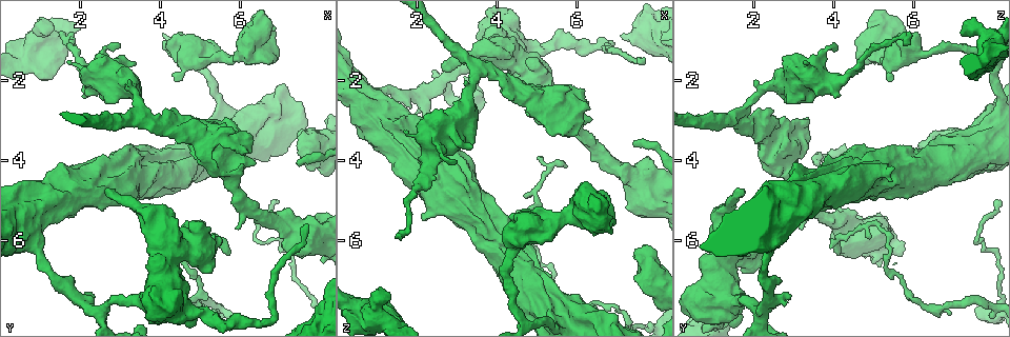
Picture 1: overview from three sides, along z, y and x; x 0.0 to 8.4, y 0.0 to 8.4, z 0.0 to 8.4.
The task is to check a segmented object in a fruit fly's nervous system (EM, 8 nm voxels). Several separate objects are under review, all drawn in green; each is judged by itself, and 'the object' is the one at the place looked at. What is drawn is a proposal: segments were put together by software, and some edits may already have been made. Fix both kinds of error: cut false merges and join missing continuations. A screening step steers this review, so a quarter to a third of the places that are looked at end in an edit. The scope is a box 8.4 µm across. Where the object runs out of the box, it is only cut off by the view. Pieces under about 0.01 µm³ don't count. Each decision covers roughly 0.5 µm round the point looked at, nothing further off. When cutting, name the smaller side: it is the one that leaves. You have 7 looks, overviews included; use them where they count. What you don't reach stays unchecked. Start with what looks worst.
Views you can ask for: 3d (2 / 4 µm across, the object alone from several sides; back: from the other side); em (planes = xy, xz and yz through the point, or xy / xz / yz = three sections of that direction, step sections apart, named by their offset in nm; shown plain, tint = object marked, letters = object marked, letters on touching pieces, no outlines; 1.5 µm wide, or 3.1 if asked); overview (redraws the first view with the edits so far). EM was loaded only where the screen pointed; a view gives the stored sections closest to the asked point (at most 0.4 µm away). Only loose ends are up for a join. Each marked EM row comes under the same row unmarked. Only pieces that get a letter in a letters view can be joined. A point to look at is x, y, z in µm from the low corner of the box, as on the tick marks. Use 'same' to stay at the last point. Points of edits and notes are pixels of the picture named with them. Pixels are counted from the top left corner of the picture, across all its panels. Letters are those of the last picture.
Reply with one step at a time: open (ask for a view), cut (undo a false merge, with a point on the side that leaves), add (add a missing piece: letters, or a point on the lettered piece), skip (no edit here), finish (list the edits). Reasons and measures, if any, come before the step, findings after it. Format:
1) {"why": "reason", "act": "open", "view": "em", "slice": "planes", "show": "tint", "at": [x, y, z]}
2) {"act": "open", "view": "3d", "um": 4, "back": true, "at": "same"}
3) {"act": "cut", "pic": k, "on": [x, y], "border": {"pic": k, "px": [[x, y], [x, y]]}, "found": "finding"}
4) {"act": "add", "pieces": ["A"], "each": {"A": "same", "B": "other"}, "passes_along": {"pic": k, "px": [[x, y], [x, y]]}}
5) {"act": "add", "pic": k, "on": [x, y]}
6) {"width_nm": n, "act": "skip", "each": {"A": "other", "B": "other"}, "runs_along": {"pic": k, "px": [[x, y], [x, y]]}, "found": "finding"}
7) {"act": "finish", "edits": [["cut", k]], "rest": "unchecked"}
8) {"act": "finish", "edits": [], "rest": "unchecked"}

{"why": "stops while still wide", "act": "open", "view": "3d", "um": 4, "at": [3.35, 1.50, 3.70]}

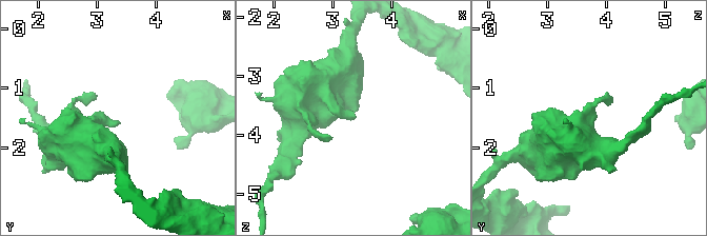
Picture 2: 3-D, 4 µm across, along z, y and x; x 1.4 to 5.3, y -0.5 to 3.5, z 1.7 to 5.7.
{"act": "open", "view": "em", "slice": "planes", "show": "tint", "at": [3.40, 1.55, 3.70]}

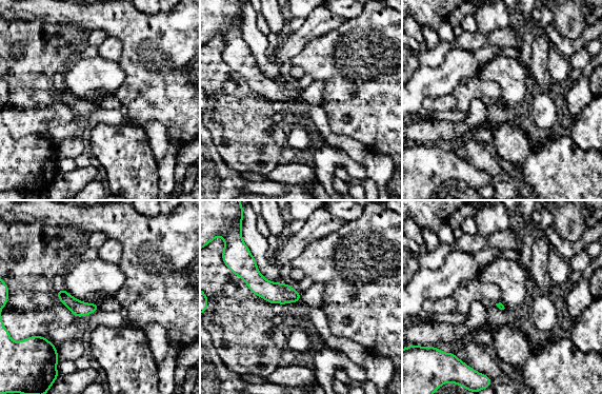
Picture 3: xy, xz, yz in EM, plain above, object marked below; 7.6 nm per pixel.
{"why": "see the neighbours", "act": "open", "view": "em", "slice": "planes", "show": "letters", "at": "same"}

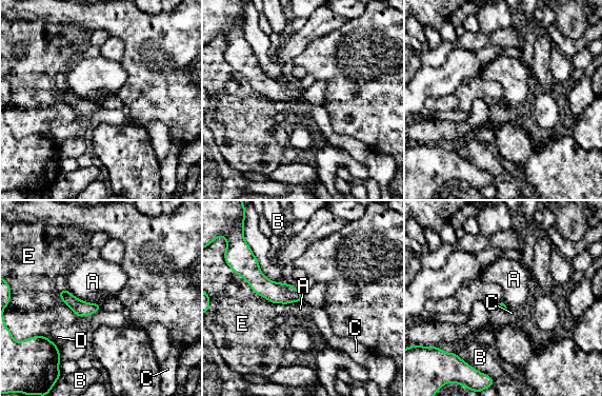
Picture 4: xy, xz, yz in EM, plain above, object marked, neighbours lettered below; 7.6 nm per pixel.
{"act": "skip", "each": {"A": "other", "B": "other", "C": "other", "D": "other", "E": "other"}, "border": {"pic": 4, "px": [[65, 289], [81, 300], [100, 304]]}, "found": "none of them fits"}

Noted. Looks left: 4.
{"why": "stops while still wide", "act": "open", "view": "3d", "um": 2, "at": [2.20, 4.55, 5.45]}

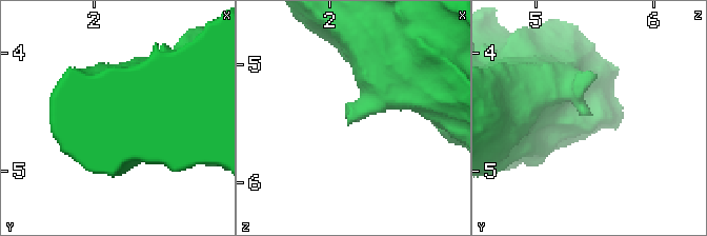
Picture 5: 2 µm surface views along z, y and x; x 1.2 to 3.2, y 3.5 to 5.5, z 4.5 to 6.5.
{"act": "open", "view": "em", "slice": "xz", "step": 8, "show": "letters", "at": [2.22, 4.54, 5.46]}

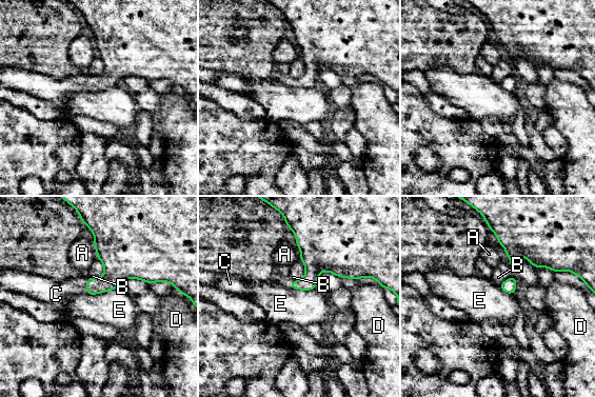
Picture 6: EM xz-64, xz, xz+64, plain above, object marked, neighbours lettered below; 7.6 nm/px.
{"act": "open", "view": "em", "slice": "planes", "show": "letters", "at": "same"}

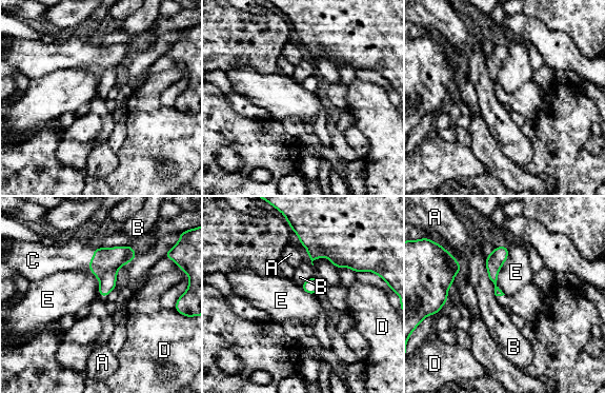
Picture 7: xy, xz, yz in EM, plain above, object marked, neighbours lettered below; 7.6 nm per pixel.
{"act": "add", "pieces": ["C"], "each": {"A": "other", "B": "other", "C": "same", "D": "other", "E": "other"}, "passes_along": {"pic": 7, "px": [[104, 264], [91, 259], [74, 255]]}, "found": "it goes on there"}

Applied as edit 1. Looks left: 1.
{"act": "finish", "edits": [["add", 7]], "rest": "unchecked"}

